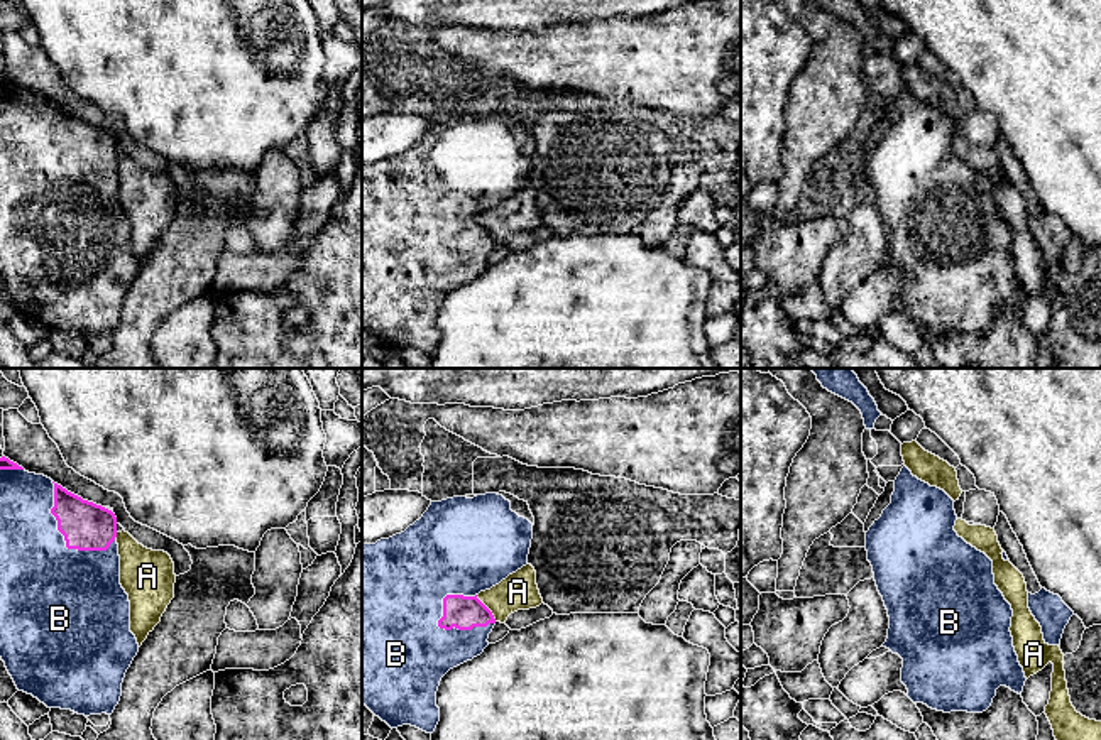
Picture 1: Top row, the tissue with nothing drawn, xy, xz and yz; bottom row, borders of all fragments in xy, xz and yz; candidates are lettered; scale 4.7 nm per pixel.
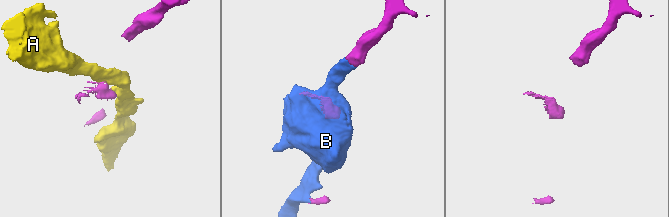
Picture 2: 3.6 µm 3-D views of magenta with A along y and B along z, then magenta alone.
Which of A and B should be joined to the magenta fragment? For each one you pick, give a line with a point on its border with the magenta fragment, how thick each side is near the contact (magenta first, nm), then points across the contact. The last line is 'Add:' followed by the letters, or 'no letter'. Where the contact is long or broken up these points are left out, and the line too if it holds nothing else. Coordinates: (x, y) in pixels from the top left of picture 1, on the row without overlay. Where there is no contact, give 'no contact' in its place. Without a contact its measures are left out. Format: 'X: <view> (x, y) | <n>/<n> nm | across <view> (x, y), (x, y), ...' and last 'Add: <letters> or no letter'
B: xy (61, 154) | 220/400 nm
Add: B

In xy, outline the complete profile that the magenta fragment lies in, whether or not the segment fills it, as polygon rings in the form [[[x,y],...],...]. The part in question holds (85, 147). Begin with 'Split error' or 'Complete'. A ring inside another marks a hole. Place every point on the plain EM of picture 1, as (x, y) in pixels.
Split error. [[[0,79],[0,279],[19,313],[47,329],[78,336],[112,336],[127,291],[139,274],[130,253],[130,223],[120,206],[117,139],[44,96]]]

